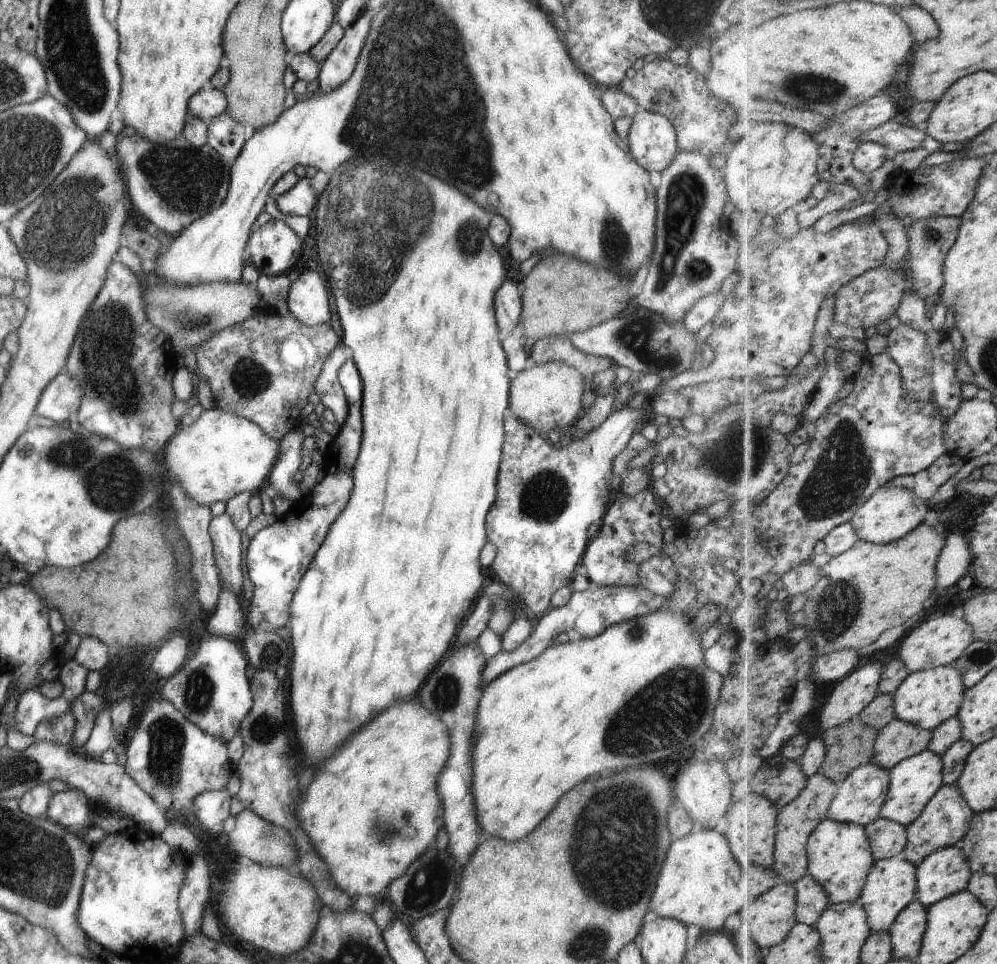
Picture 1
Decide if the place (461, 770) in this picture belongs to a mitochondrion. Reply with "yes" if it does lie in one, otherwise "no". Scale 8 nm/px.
no

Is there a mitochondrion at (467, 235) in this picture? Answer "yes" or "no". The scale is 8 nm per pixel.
yes

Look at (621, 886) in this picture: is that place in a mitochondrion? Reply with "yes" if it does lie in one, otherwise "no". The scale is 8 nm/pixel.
yes

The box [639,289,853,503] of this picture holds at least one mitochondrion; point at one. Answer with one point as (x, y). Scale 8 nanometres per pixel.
(740, 451)

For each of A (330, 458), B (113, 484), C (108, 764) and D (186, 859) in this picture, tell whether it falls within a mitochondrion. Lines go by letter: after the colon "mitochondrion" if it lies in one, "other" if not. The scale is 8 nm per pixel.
A: other
B: mitochondrion
C: other
D: other

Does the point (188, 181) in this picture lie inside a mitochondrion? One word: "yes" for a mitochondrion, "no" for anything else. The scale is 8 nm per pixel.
yes

